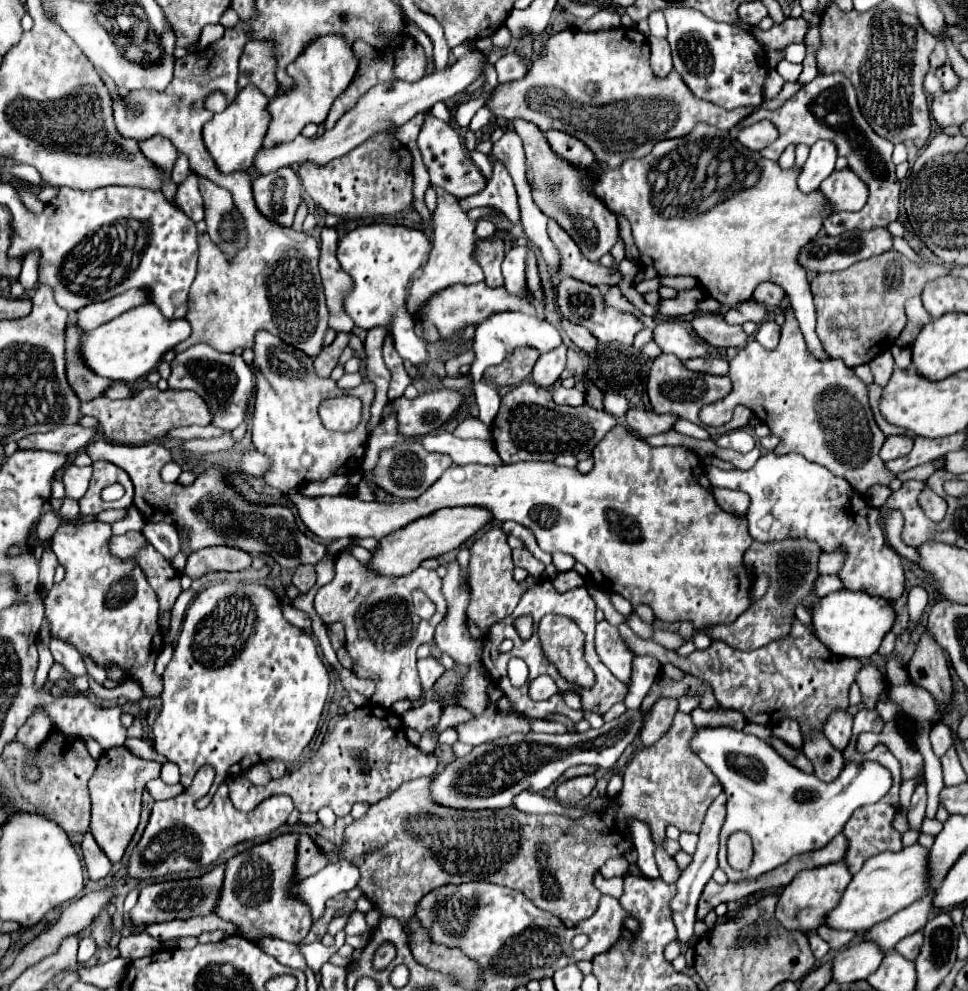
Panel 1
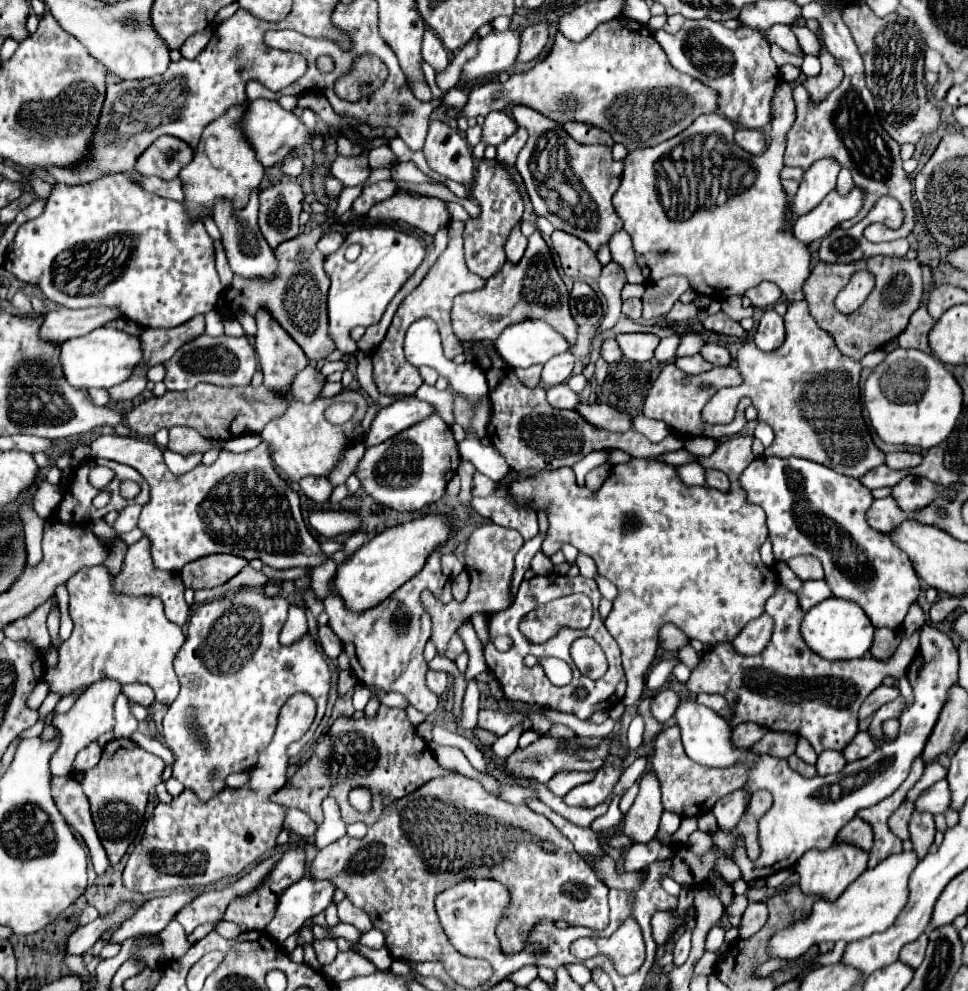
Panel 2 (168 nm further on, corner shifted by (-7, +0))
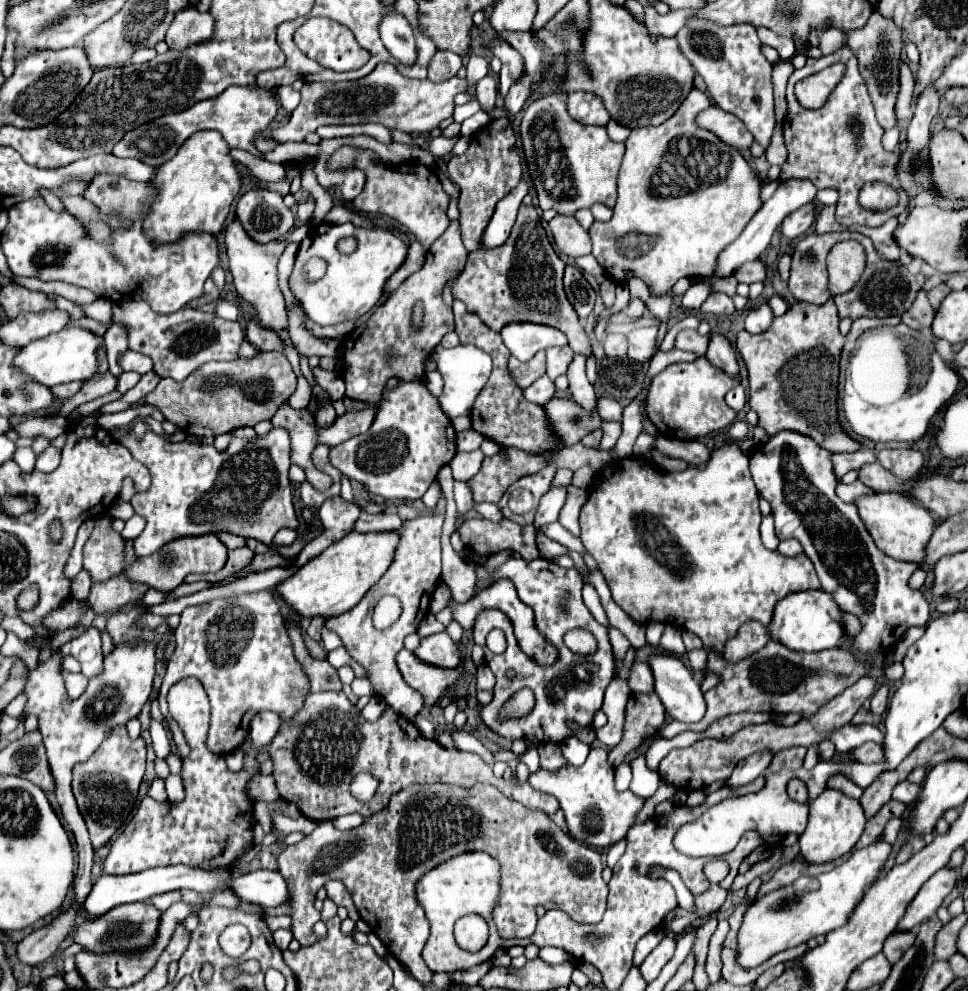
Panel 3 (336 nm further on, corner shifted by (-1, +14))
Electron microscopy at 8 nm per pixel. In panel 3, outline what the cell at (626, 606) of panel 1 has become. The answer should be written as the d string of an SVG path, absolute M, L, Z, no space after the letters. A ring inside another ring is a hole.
M558 521L556 523L550 523L550 525L544 525L544 527L540 527L540 531L546 535L546 537L550 537L550 539L554 539L554 541L558 541L558 543L562 543L562 545L566 545L566 547L570 547L570 549L576 549L578 553L584 553L586 549L584 549L584 545L582 545L582 541L578 539L578 537L574 537L574 535L570 535Z

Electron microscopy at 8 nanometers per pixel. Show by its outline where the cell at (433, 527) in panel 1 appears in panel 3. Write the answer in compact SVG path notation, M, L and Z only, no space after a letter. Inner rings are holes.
M350 533L276 585L276 593L300 617L336 617L352 609L392 563L398 533Z

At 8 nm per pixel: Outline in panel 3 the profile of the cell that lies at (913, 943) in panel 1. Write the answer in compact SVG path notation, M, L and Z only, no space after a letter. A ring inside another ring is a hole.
M906 931L906 933L892 933L892 935L886 939L882 953L886 955L886 959L888 959L890 963L894 963L898 957L902 957L904 949L908 949L908 945L912 945L914 939L916 939L916 937L914 937L912 931Z

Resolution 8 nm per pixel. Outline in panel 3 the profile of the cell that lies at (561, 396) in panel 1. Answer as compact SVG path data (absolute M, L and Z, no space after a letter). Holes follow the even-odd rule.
M542 375L540 379L536 379L530 387L524 389L524 397L526 401L532 401L536 405L544 405L546 401L550 401L556 393L556 387L554 387L554 381L548 379L548 375Z

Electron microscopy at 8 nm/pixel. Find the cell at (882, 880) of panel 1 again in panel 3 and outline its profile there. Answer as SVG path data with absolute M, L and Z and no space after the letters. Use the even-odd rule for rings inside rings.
M874 841L872 845L854 851L848 861L828 873L816 877L800 877L794 883L752 901L738 929L738 945L734 949L736 963L744 969L758 967L780 951L802 945L812 937L826 935L832 929L844 925L844 921L848 921L848 913L854 909L854 905L860 903L860 897L864 897L868 887L880 875L888 853L890 845L886 841Z

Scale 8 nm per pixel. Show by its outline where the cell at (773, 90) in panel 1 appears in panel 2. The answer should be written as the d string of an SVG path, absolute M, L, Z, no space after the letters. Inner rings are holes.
M786 81L778 83L778 89L774 91L771 104L772 120L771 120L771 141L768 149L762 155L750 155L748 151L744 151L742 147L738 147L738 143L734 141L734 125L720 113L708 113L708 115L700 115L686 131L678 133L676 137L650 147L650 149L638 149L628 153L628 157L624 159L624 173L622 173L622 181L618 191L612 197L614 209L618 213L618 217L624 221L624 229L630 233L632 243L634 243L634 251L636 251L636 259L638 265L642 269L642 275L646 281L658 281L664 279L668 275L684 275L692 281L692 289L698 291L700 295L706 297L722 297L726 299L728 295L744 295L748 289L756 287L762 281L772 281L776 283L782 293L790 299L790 301L800 301L804 299L802 293L802 285L806 283L806 279L810 277L810 247L806 243L802 243L800 239L794 239L794 233L790 229L792 225L792 199L788 197L788 193L784 191L782 183L780 183L780 171L784 167L782 163L782 151L785 151L786 133L791 129L794 123L794 99L792 99L792 87Z

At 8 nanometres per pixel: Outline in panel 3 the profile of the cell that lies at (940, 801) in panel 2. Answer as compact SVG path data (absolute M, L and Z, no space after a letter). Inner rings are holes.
M902 781L902 783L896 785L894 791L892 791L892 799L902 801L902 803L906 803L906 805L910 805L912 801L916 801L918 795L920 795L920 785L914 785L914 783L908 783L908 781Z

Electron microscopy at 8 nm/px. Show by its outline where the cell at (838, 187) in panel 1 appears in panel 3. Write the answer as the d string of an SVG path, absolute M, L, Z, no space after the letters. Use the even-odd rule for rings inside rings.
M812 203L800 207L796 213L790 213L784 221L782 221L782 237L786 239L796 239L796 237L802 237L810 225L814 223L814 207Z

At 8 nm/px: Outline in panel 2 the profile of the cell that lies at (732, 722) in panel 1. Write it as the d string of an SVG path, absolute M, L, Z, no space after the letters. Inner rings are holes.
M698 695L698 697L696 697L696 701L698 701L700 705L710 707L710 709L712 709L712 711L716 711L720 717L730 719L732 709L730 709L730 705L728 705L720 695Z

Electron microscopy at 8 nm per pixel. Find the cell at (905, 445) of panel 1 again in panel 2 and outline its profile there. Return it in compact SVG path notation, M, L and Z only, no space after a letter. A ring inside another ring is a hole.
M894 451L886 455L886 465L892 469L906 469L906 467L916 467L922 461L920 453L910 453L910 451Z

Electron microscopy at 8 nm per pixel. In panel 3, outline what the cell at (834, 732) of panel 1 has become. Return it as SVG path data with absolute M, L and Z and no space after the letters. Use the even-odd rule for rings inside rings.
M864 743L860 749L854 749L854 759L860 763L880 763L884 761L884 749L880 745Z

